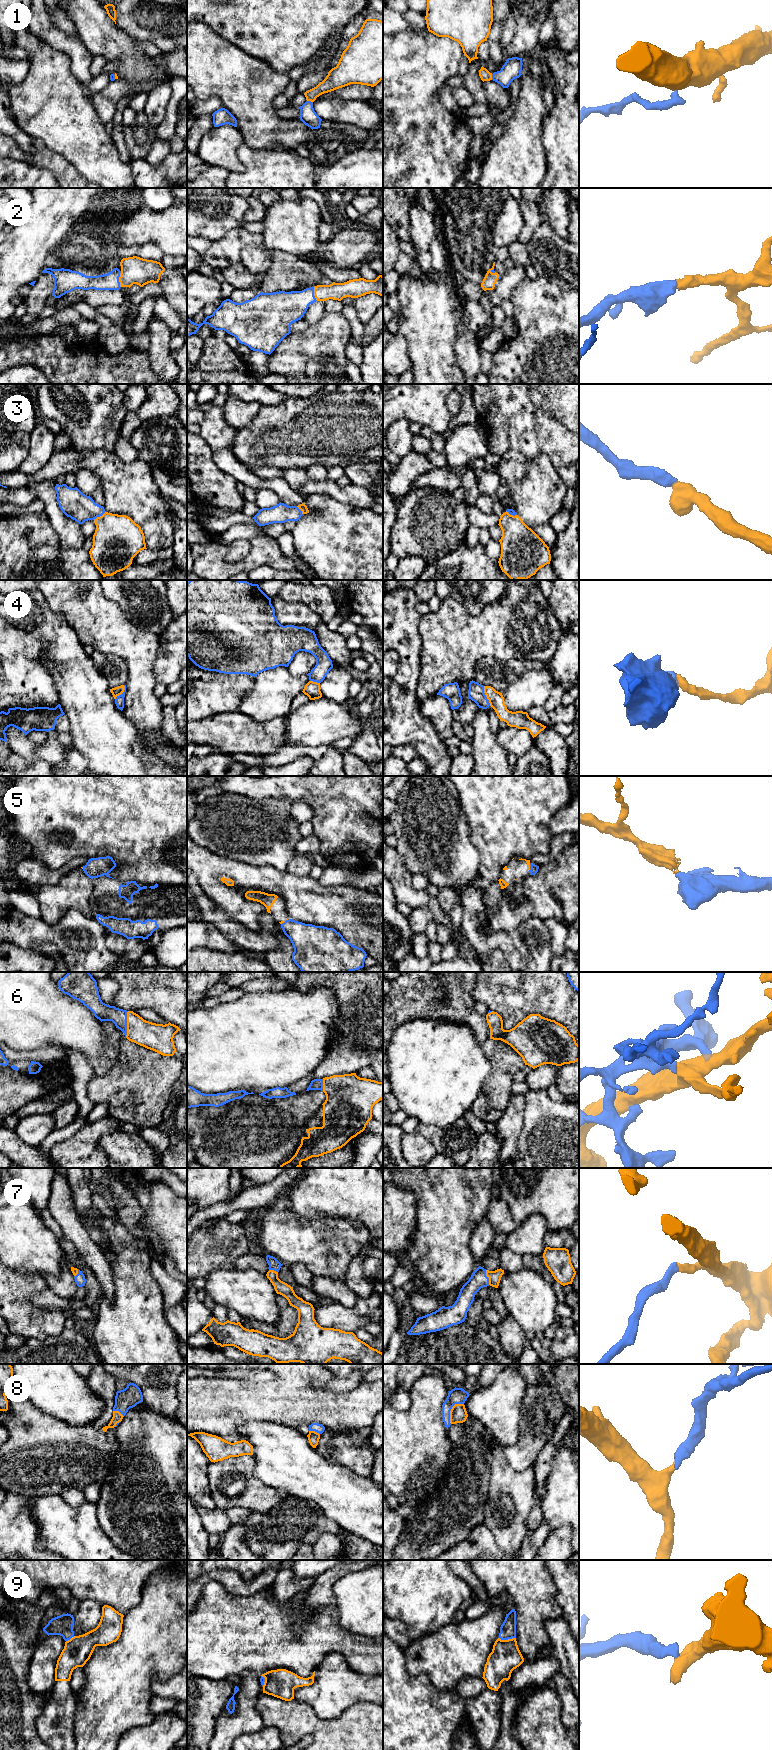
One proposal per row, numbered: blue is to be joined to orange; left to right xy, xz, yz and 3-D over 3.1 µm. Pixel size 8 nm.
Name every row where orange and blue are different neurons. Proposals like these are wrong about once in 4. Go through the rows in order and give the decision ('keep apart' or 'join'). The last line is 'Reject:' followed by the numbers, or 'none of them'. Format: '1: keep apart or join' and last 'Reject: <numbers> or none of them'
1: join
2: join
3: join
4: join
5: join
6: join
7: join
8: join
9: keep apart
Reject: 9

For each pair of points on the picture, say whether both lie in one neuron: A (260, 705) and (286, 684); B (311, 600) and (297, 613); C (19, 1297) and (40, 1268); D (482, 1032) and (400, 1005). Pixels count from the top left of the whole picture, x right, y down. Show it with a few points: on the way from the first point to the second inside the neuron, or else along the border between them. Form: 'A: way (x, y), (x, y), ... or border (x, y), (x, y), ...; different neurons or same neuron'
A: way (266, 700), (280, 687); same neuron
B: border (282, 599), (288, 602), (304, 603), (321, 620); different neurons
C: border (12, 1269), (24, 1276), (39, 1275), (42, 1277); different neurons
D: way (462, 1011), (437, 1005), (421, 1005); same neuron

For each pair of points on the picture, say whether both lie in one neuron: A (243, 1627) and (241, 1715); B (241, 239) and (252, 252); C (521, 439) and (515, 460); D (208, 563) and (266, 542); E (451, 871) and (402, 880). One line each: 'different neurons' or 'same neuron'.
A: different neurons
B: different neurons
C: different neurons
D: same neuron
E: different neurons

